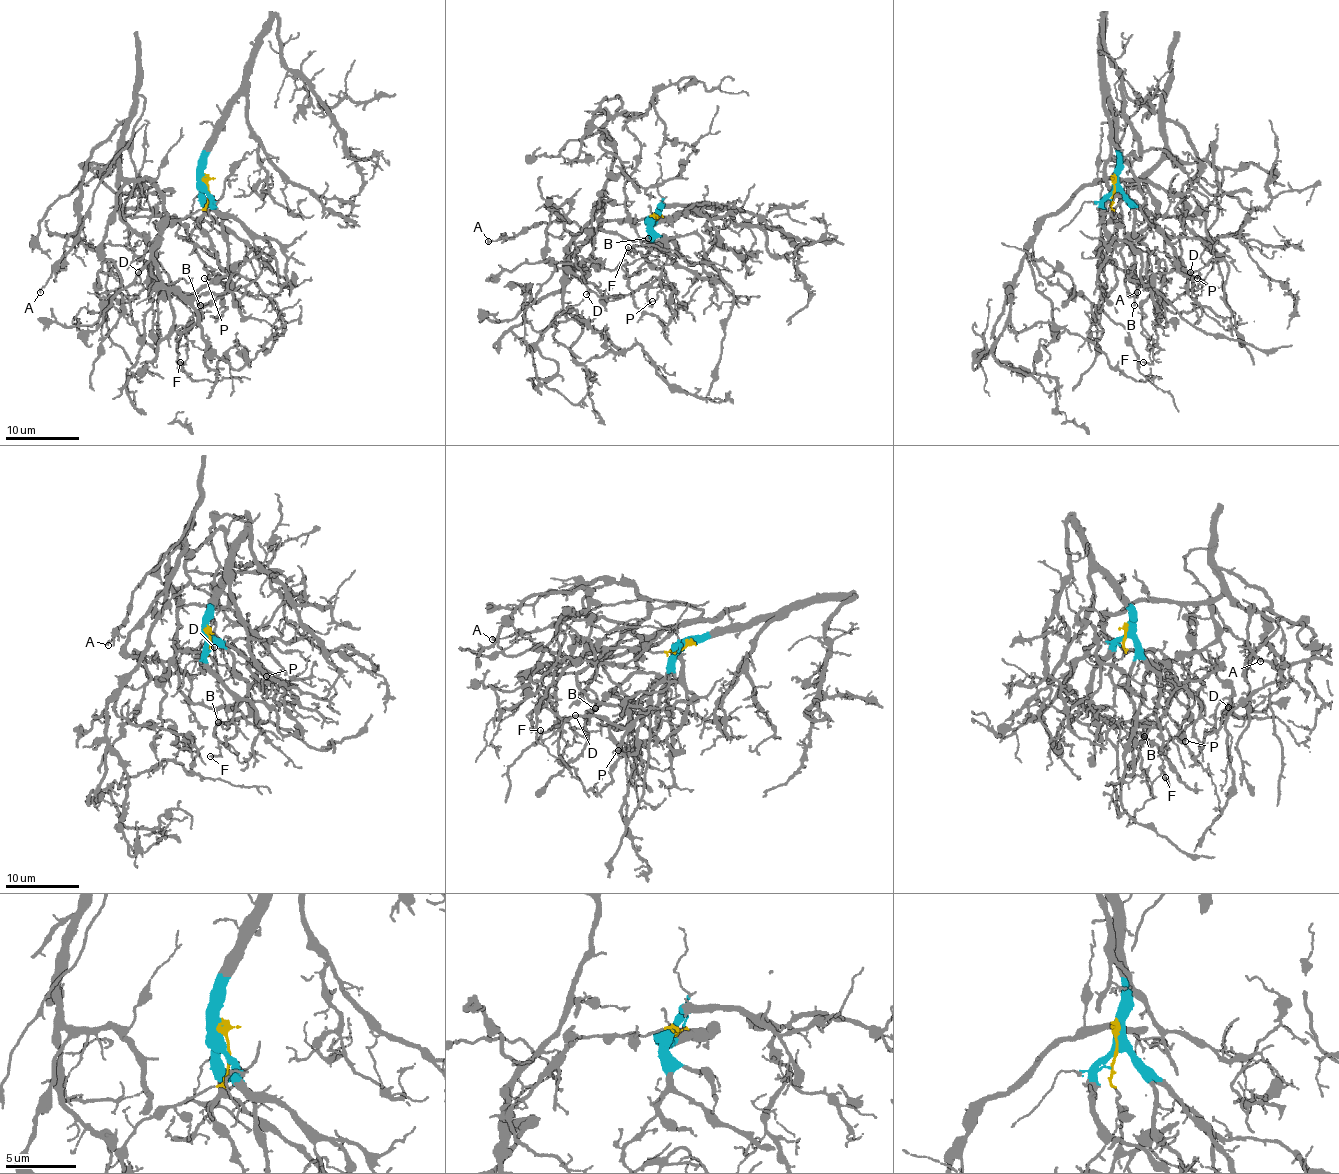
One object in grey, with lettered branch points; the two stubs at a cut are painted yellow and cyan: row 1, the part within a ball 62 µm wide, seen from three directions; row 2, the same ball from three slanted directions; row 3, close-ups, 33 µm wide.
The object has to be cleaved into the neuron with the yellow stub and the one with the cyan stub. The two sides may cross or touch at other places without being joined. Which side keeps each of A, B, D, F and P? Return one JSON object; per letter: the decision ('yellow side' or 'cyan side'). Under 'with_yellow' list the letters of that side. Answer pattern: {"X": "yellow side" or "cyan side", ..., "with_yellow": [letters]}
{"A": "yellow side", "B": "yellow side", "D": "yellow side", "F": "cyan side", "P": "yellow side", "with_yellow": ["A", "B", "D", "P"]}

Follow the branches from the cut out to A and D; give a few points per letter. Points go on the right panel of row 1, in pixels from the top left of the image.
A: (1115, 182), (1126, 243), (1156, 215), (1146, 173), (1165, 145), (1159, 97), (1128, 120), (1117, 160), (1137, 293)
D: (1115, 182), (1119, 243), (1156, 215), (1156, 197), (1141, 180), (1130, 186), (1100, 250), (1170, 302), (1191, 273)

